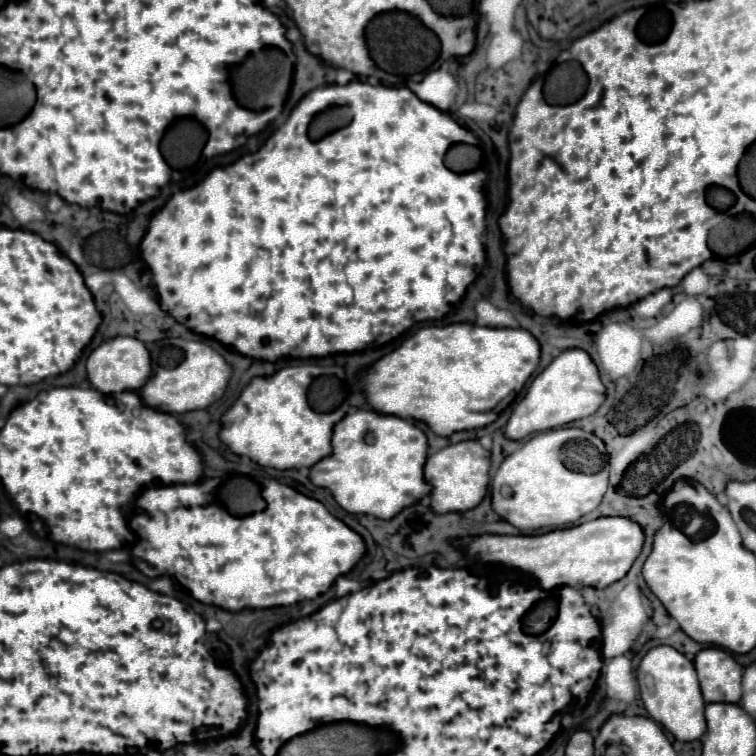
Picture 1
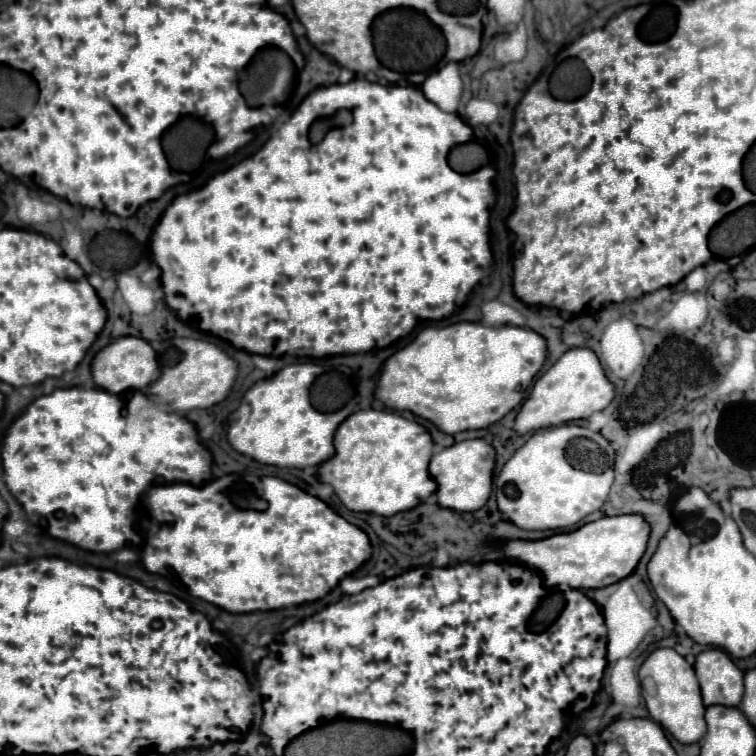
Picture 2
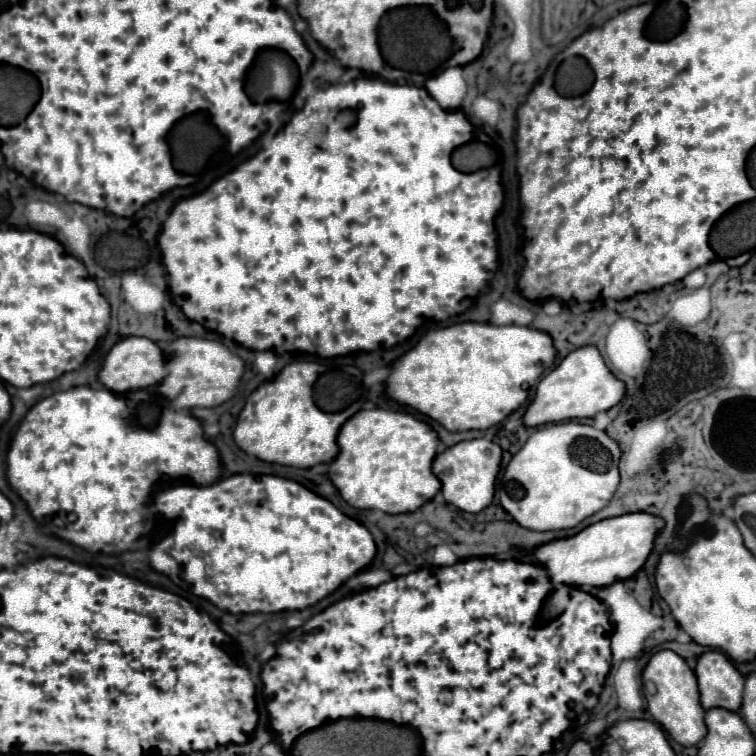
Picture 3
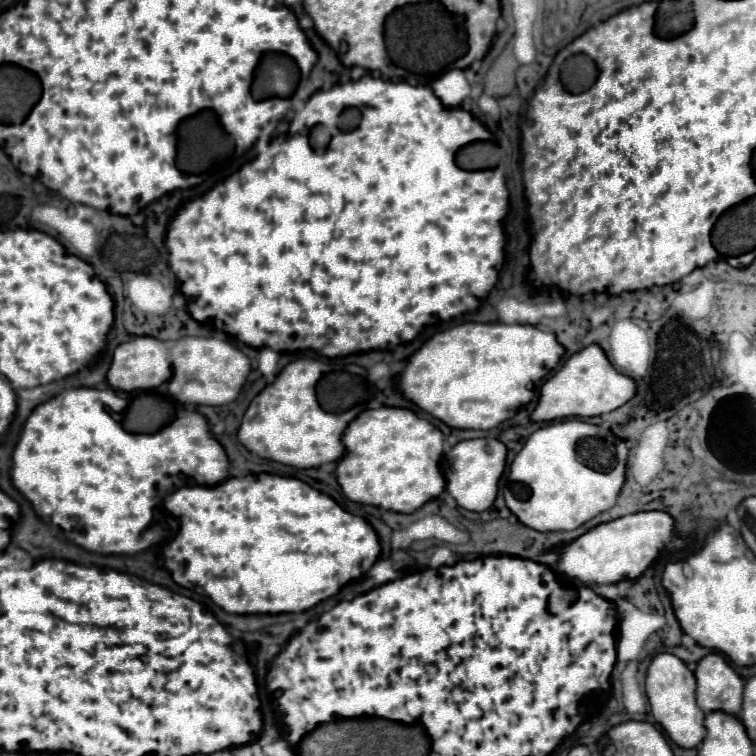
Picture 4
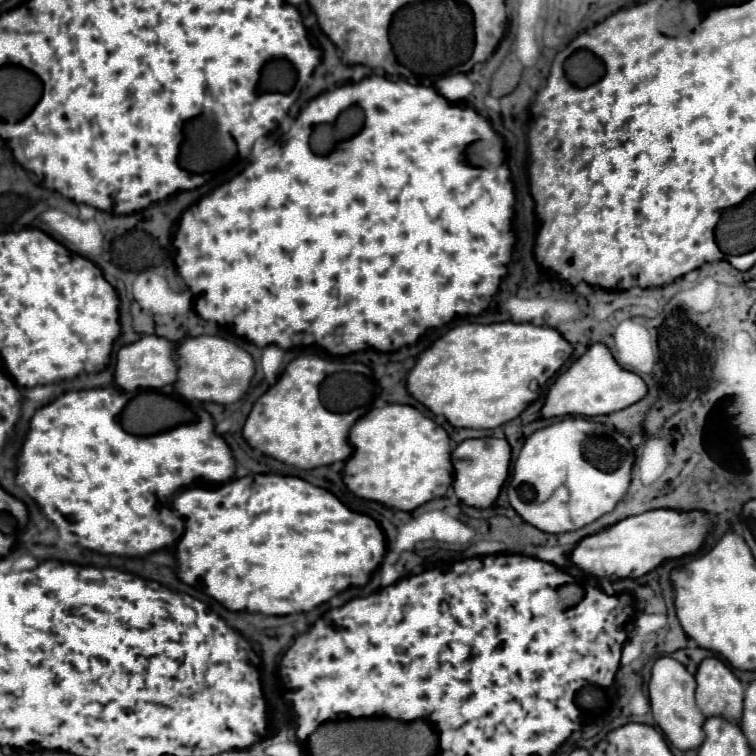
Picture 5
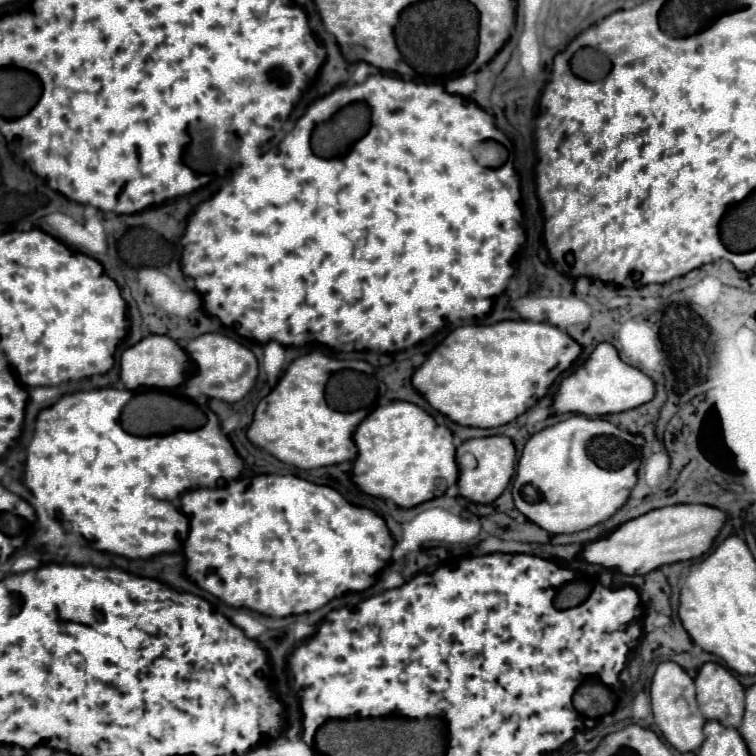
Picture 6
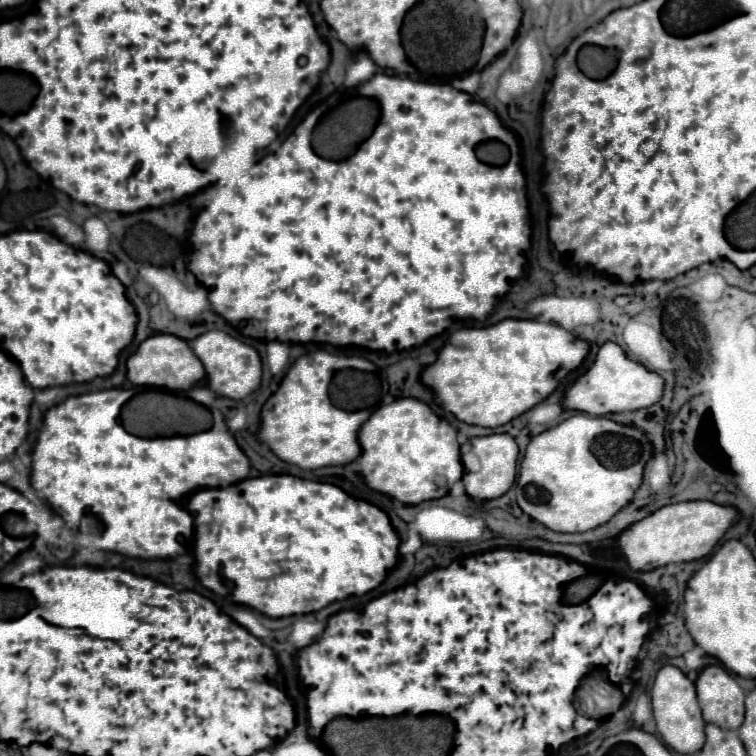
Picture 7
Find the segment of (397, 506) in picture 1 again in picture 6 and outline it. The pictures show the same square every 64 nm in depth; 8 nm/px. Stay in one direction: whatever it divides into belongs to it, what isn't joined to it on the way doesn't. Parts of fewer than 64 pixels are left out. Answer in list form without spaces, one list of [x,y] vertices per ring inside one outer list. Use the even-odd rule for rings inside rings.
[[[390,402],[376,408],[354,434],[358,458],[354,460],[354,482],[366,494],[392,500],[402,508],[412,508],[442,496],[458,480],[456,446],[452,432],[438,424],[424,408],[412,402]]]

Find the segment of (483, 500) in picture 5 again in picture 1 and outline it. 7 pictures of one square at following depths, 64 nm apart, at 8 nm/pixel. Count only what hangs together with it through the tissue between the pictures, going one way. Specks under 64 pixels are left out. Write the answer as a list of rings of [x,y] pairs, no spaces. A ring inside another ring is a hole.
[[[464,440],[428,456],[424,474],[434,488],[432,510],[438,514],[446,514],[446,512],[466,512],[476,508],[488,492],[488,482],[490,482],[488,472],[490,472],[490,452],[482,448],[478,440]]]

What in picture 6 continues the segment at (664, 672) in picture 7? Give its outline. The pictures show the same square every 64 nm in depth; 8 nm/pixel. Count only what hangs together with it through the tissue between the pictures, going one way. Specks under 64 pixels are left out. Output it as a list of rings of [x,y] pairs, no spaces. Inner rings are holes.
[[[662,662],[656,668],[656,674],[652,678],[650,686],[652,696],[652,710],[654,710],[654,722],[660,728],[662,736],[678,750],[678,752],[696,752],[700,744],[704,742],[704,716],[696,704],[694,696],[694,680],[674,662]]]

